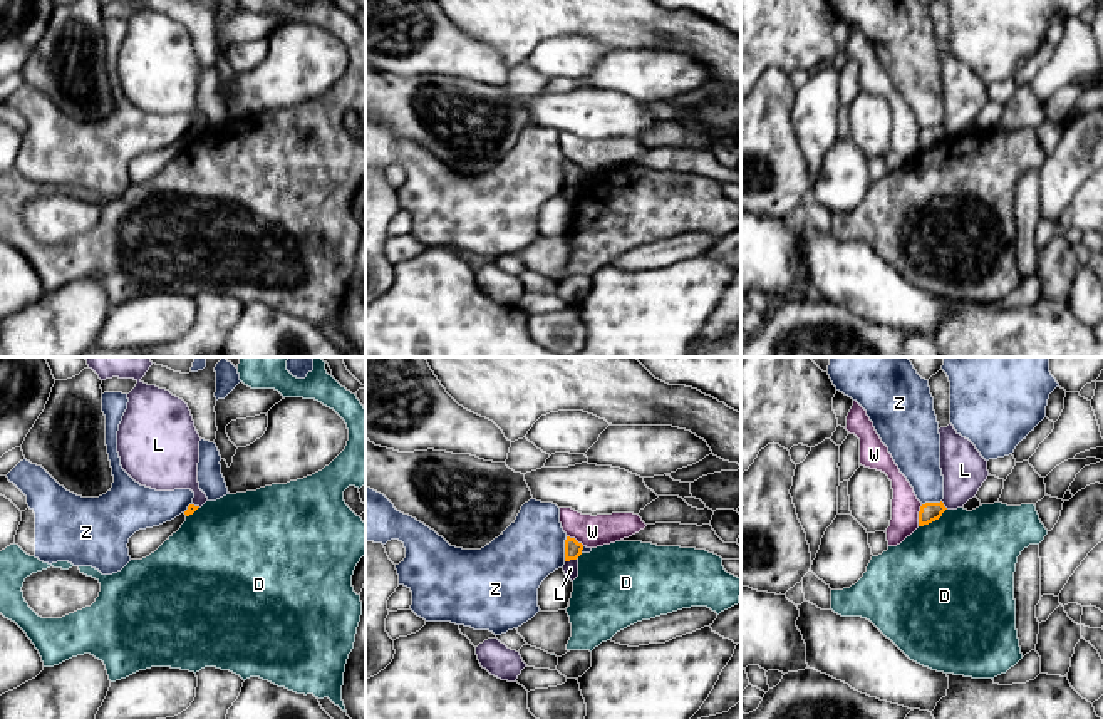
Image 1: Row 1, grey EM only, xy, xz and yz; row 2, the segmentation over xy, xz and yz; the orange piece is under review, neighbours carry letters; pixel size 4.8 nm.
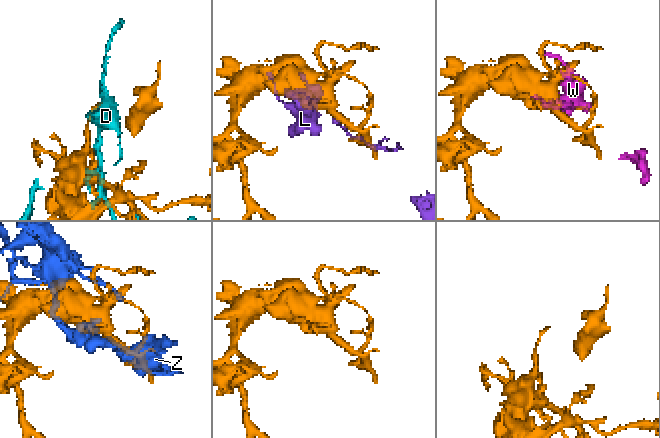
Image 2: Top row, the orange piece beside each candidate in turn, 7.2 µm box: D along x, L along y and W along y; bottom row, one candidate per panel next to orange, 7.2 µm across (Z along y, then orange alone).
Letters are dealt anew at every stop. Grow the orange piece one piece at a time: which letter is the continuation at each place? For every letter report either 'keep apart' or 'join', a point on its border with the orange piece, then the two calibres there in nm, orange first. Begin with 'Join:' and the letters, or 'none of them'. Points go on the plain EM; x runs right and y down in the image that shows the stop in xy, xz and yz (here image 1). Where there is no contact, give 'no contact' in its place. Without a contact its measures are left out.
Join: none of them
D: keep apart; contact yz (932, 144); calibres 90 and 480 nm
L: keep apart; contact xz (570, 183); calibres 80 and 70 nm
W: keep apart; contact yz (919, 139); calibres 90 and 140 nm
Z: keep apart; contact xz (565, 173); calibres 80 and 300 nm

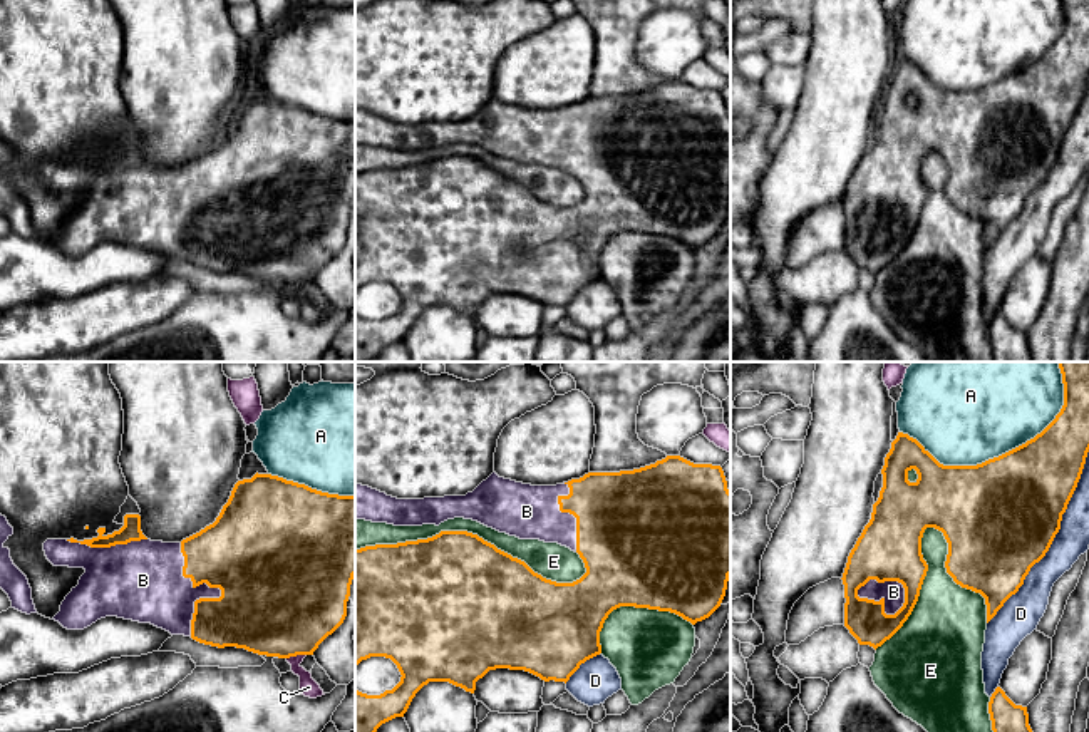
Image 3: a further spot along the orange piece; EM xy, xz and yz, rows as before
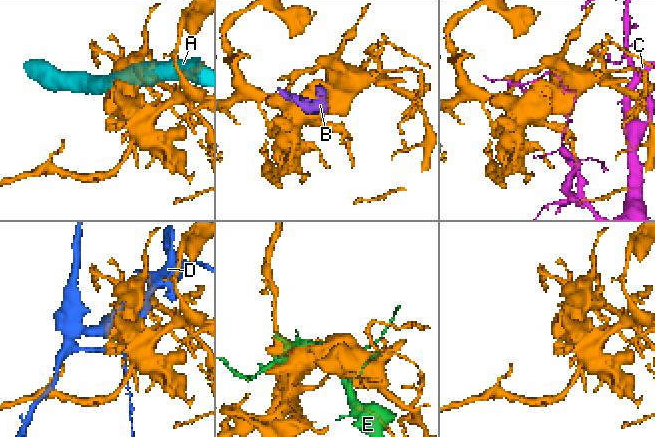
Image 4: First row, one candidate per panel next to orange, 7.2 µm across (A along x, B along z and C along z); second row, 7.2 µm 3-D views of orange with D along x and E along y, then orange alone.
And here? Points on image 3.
Join: B
A: keep apart; contact yz (999, 81); calibres 500 and 440 nm
B: join; contact xy (216, 211); calibres 500 and 280 nm
C: keep apart; contact xy (295, 280); calibres 500 and 90 nm
D: keep apart; contact yz (1054, 161); calibres 500 and 160 nm
E: keep apart; contact xz (471, 158); calibres 480 and 100 nm

